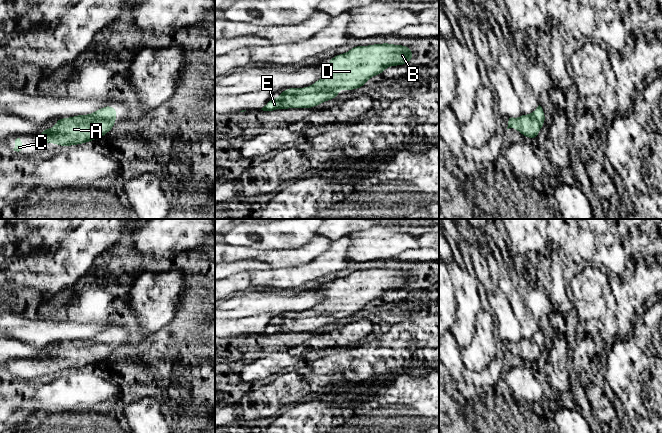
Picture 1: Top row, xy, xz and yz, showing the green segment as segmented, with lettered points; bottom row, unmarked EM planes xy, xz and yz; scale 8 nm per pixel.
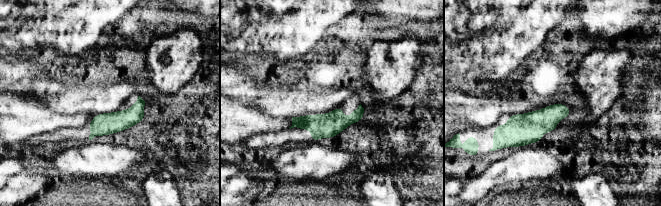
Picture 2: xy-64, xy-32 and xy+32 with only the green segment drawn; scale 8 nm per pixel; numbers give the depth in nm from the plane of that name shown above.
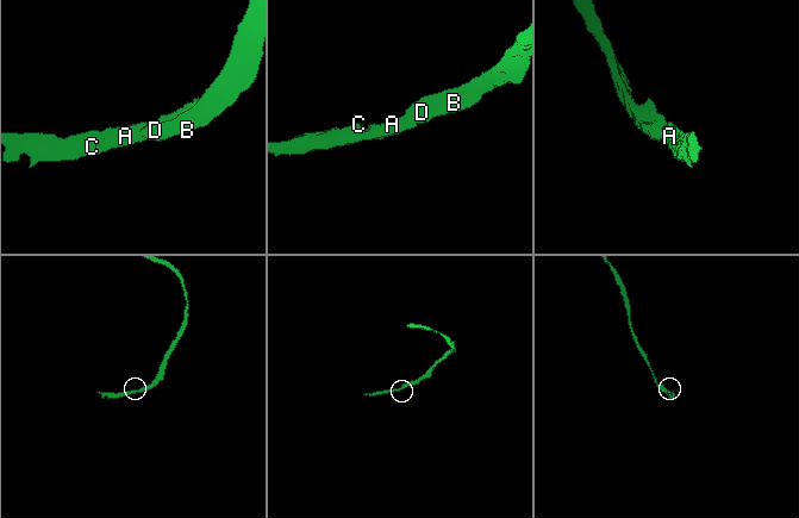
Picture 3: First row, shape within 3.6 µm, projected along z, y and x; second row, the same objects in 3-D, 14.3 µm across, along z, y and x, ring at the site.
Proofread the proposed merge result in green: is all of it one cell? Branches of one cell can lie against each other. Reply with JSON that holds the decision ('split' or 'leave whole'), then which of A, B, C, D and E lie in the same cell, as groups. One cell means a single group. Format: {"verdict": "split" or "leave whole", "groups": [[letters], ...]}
{"verdict": "leave whole", "groups": [["A", "B", "C", "D", "E"]]}

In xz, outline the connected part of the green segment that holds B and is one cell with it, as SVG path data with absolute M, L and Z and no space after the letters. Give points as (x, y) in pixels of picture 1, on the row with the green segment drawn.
M387 42L368 46L352 46L349 52L335 55L330 59L324 68L324 75L313 85L304 88L287 88L280 93L278 98L270 99L261 110L314 108L322 102L338 97L339 89L344 88L346 91L359 89L371 77L382 74L387 67L409 65L412 58L414 56L410 46L394 45Z

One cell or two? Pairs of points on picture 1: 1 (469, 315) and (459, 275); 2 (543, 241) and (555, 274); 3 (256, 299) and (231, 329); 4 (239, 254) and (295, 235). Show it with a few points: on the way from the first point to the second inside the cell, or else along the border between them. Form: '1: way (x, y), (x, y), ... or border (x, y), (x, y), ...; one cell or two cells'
1: way (468, 305), (464, 285); one cell
2: border (554, 252), (549, 264); two cells
3: border (263, 313), (257, 316), (225, 320); two cells
4: border (232, 244), (248, 245), (258, 249), (278, 250); two cells

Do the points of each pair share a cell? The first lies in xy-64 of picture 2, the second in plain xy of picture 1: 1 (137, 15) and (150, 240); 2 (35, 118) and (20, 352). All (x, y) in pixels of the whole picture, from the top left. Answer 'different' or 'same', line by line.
1: different
2: same

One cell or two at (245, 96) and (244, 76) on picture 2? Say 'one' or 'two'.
one

